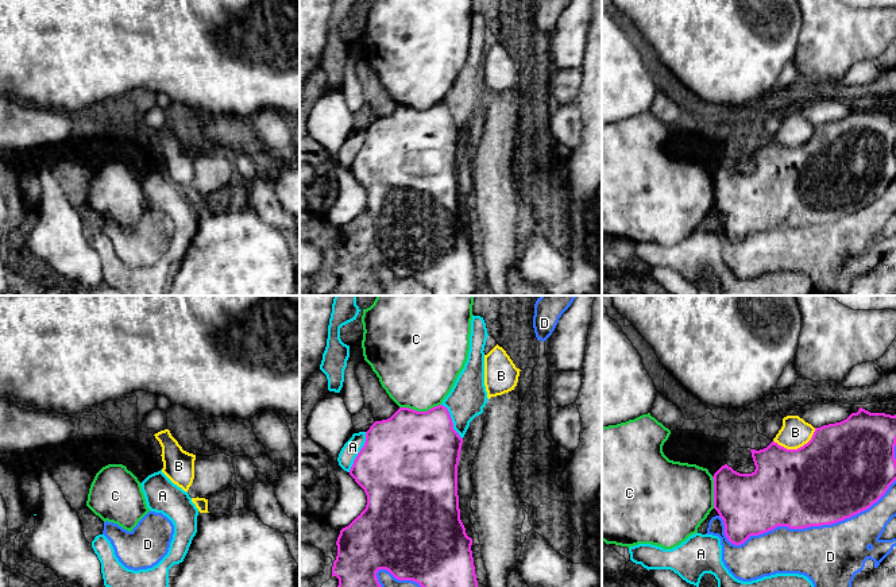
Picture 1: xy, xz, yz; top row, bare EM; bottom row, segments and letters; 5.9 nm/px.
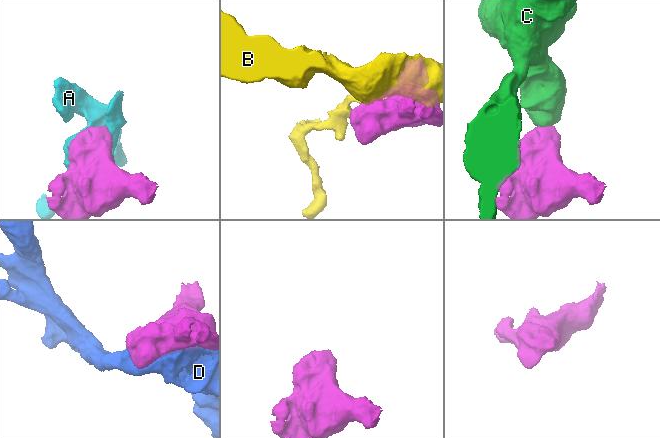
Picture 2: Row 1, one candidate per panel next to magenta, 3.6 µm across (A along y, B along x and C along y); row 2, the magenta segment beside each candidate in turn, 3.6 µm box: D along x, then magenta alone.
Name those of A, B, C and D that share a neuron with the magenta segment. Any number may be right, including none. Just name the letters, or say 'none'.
none

